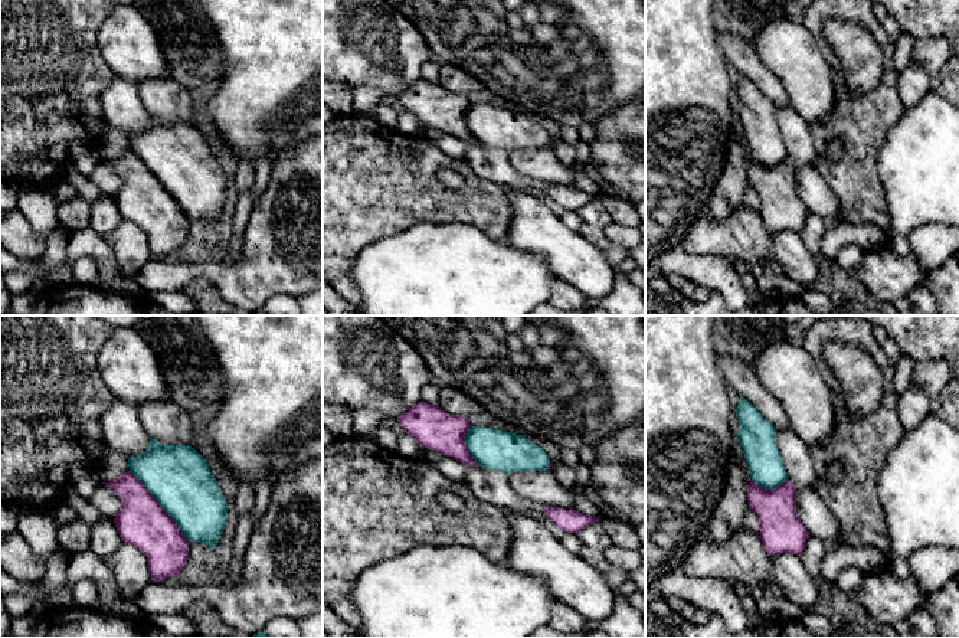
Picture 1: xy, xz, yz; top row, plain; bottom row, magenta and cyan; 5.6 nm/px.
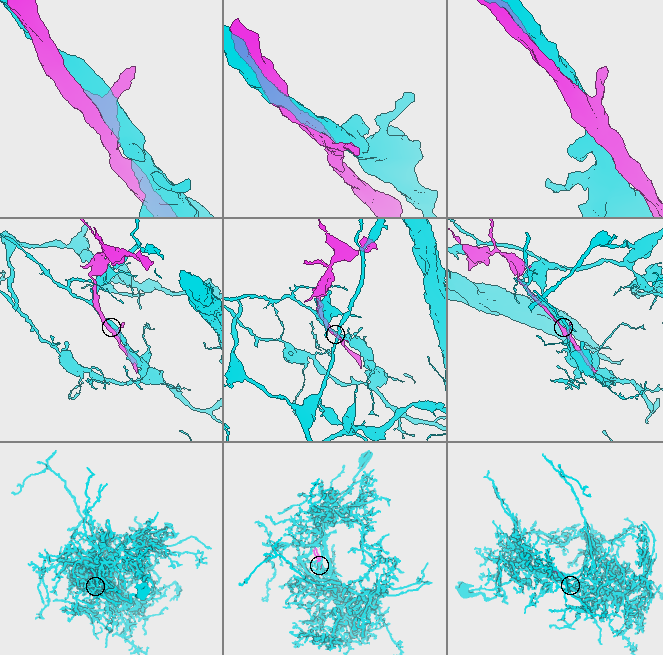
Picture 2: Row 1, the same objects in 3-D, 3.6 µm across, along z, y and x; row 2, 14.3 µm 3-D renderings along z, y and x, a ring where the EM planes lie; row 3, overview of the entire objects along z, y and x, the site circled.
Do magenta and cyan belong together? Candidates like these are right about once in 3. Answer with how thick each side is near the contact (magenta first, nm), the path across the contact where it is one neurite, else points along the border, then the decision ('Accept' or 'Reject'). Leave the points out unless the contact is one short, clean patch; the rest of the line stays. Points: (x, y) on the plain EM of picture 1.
Thickness 280 nm (magenta) against 360 nm. Reject

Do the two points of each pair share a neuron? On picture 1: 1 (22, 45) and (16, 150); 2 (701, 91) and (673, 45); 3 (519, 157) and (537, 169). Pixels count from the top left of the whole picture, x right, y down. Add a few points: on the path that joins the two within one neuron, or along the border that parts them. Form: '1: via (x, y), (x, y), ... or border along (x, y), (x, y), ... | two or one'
1: via (16, 71), (16, 124) | one
2: via (690, 79), (673, 62), (673, 56) | one
3: via (523, 160), (533, 164) | one

